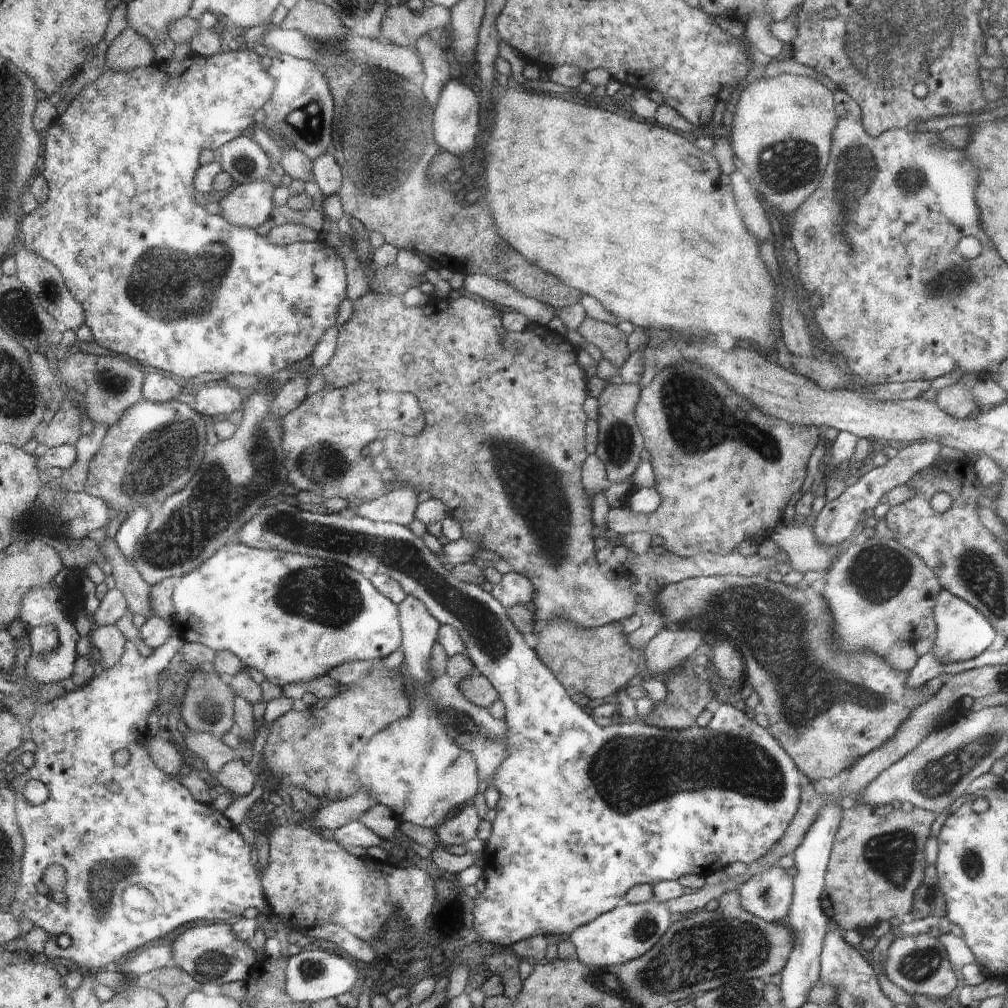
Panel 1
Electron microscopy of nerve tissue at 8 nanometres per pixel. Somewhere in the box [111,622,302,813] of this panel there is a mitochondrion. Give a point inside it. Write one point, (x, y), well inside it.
(207, 706)

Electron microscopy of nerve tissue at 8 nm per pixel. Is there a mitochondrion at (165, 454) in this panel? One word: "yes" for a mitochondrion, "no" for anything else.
yes

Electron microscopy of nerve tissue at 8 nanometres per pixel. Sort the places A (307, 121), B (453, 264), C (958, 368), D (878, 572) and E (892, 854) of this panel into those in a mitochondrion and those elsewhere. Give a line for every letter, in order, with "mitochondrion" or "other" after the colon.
A: mitochondrion
B: other
C: other
D: mitochondrion
E: mitochondrion

